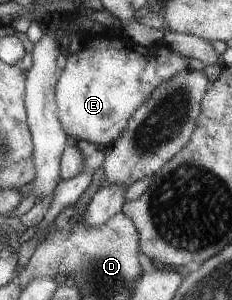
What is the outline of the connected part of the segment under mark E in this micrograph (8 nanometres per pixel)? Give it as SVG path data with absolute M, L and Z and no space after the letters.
M91 38L85 46L81 46L82 49L79 52L75 52L74 54L67 54L66 65L59 75L57 84L56 84L56 103L58 106L58 117L62 122L63 130L66 132L67 136L71 136L74 138L76 142L85 142L89 141L94 145L98 145L99 147L105 147L106 149L111 146L116 138L119 138L119 135L125 130L126 124L128 123L129 117L145 102L145 99L152 93L152 90L159 86L165 79L172 77L174 74L181 72L182 70L189 69L187 65L187 60L184 56L181 56L179 53L176 53L174 50L171 50L169 47L163 48L163 44L161 44L161 48L145 48L145 46L133 44L133 48L121 47L119 52L115 52L113 48L97 48L97 40L95 40L95 48L93 48L93 40L95 38Z

